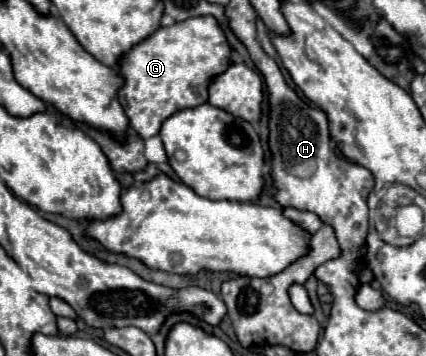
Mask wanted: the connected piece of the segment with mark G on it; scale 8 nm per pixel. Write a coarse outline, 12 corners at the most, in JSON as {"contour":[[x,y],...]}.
{"contour":[[213,16],[161,26],[117,66],[141,138],[207,102],[229,64]]}

